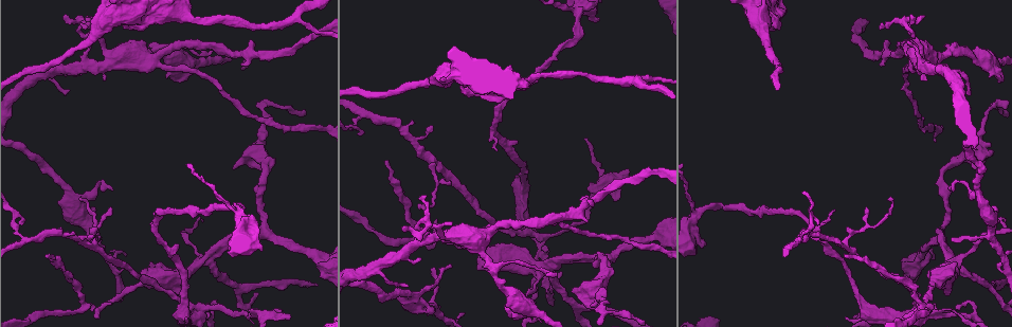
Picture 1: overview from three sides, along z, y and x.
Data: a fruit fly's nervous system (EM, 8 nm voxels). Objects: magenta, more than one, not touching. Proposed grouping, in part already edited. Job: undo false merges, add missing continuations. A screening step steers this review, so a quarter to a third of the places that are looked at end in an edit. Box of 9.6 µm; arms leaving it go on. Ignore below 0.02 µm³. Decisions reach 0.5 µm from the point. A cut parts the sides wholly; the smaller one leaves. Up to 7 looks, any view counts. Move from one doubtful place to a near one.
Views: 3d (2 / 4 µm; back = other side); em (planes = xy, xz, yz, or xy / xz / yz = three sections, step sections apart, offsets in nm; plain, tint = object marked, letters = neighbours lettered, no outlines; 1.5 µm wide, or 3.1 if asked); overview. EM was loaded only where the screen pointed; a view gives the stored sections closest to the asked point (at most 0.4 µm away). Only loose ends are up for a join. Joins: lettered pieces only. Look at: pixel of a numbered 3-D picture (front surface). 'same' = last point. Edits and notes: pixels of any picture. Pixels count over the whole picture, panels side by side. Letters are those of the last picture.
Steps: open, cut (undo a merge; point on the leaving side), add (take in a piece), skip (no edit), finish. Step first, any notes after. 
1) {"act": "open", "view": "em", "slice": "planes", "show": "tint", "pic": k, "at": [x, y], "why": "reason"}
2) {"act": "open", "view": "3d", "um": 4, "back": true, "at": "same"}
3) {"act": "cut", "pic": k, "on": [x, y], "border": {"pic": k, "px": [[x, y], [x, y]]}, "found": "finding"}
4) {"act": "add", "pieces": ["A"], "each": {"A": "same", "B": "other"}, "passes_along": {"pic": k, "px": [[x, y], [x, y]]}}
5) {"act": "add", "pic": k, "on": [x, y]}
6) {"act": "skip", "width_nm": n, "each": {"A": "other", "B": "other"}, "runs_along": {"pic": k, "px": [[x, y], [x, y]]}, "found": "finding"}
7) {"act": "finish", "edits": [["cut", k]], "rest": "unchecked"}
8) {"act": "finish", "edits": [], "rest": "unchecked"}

{"act": "open", "view": "em", "slice": "planes", "show": "letters", "pic": 1, "at": [832, 212], "why": "branch stops here"}

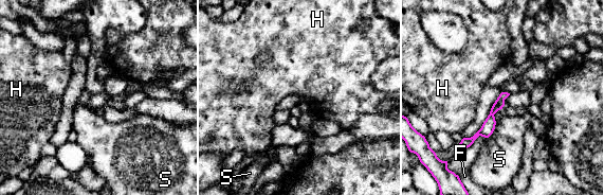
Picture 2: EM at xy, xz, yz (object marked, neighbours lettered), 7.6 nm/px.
{"act": "skip", "longest_contact_nm": ["S", 140], "each": {"F": "other", "H": "other", "S": "other"}, "runs_along": {"pic": 2, "px": [[505, 94], [490, 123], [464, 145]]}, "found": "none of them fits"}

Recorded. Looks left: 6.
{"act": "open", "view": "em", "slice": "planes", "show": "tint", "pic": 1, "at": [924, 305], "why": "two arms in line, one across"}

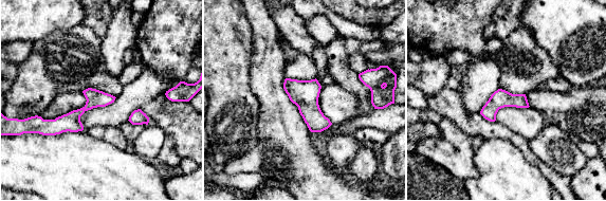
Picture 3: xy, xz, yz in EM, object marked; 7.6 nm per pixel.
{"act": "open", "view": "em", "slice": "planes", "show": "letters", "at": "same"}

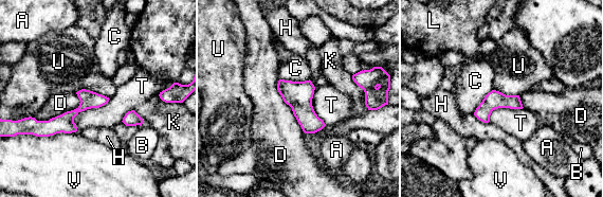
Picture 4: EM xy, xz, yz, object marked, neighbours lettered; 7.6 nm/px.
{"act": "skip", "width_nm": 130, "each": {"A": "other", "B": "other", "C": "other", "D": "other", "H": "other", "K": "other", "L": "other", "T": "other", "U": "other", "V": "other"}, "border": {"pic": 4, "px": [[75, 92], [89, 89], [109, 99]]}, "found": "one neuron here"}

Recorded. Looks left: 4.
{"act": "open", "view": "em", "slice": "xy", "step": 8, "show": "tint", "pic": 1, "at": [844, 256], "why": "long arm stops here"}

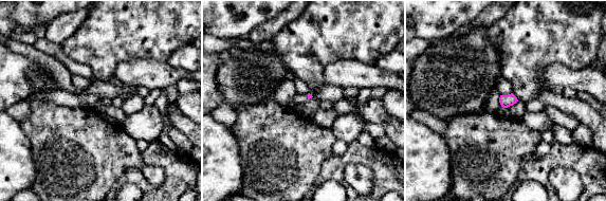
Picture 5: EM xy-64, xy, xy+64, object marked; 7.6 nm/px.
{"act": "open", "view": "em", "slice": "planes", "show": "letters", "at": "same"}

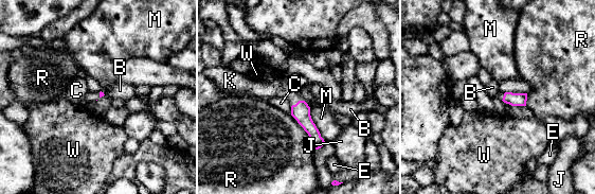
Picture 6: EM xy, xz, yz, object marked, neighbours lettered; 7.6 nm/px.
{"act": "add", "pieces": ["K"], "each": {"B": "other", "C": "other", "E": "other", "J": "other", "K": "same", "M": "other", "R": "other", "W": "other"}, "passes_along": {"pic": 6, "px": [[301, 111], [298, 102], [278, 87]]}, "found": "the neuron continues"}

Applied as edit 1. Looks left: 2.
{"act": "finish", "edits": [["add", 6]], "rest": "unchecked"}

